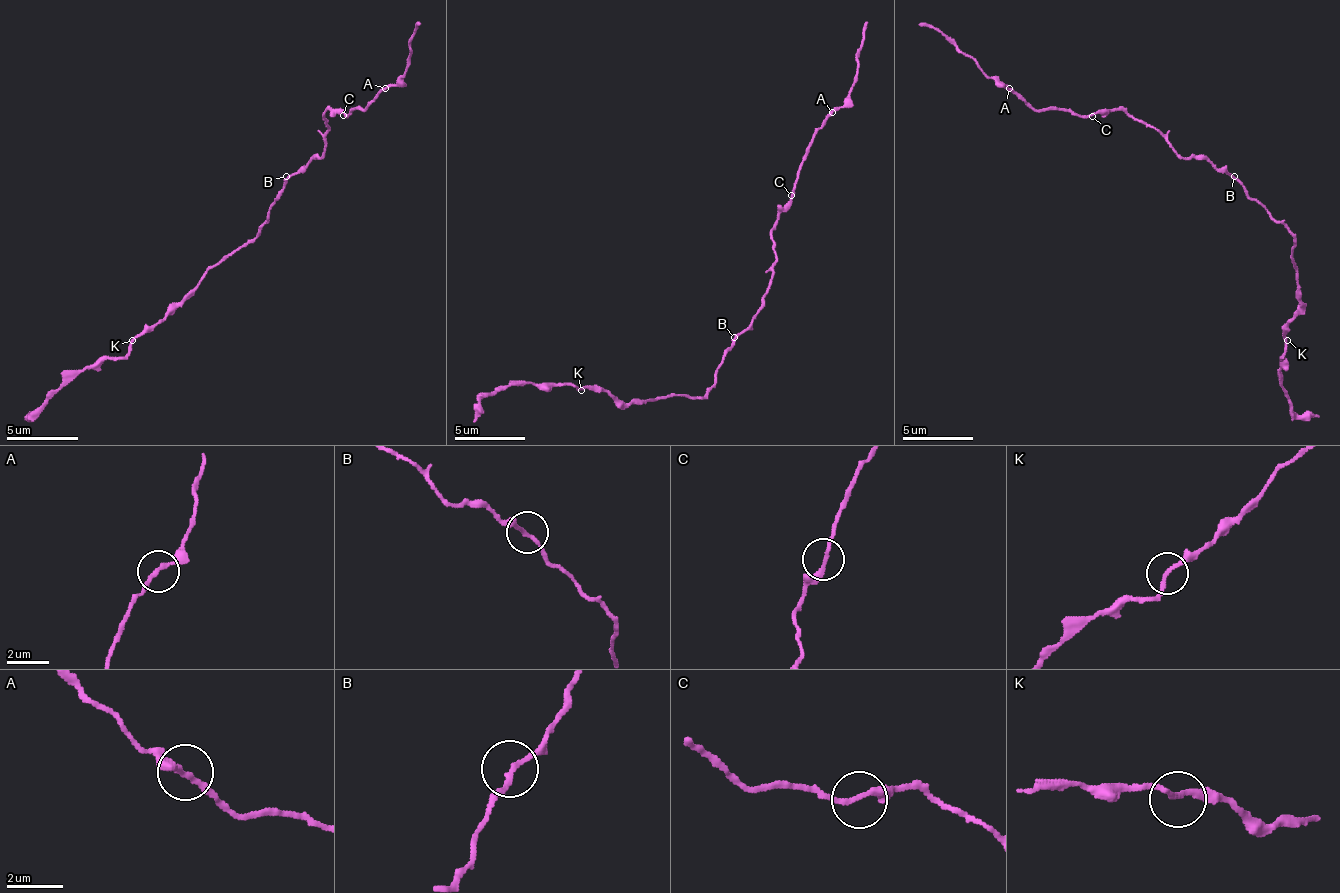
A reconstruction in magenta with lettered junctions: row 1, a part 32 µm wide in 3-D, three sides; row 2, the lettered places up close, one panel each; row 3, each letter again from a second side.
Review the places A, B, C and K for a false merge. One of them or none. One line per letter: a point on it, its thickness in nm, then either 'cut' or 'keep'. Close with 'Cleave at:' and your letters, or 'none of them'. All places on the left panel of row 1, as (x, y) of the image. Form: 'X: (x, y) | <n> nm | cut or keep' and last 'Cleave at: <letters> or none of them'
A: (385, 88) | 190 nm | keep
B: (286, 176) | 170 nm | keep
C: (343, 115) | 200 nm | keep
K: (132, 340) | 190 nm | keep
Cleave at: none of them

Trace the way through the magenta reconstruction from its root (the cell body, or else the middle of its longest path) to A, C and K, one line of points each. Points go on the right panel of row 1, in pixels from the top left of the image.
A: (1234, 180), (1202, 158), (1184, 158), (1152, 126), (1120, 109), (1099, 109), (1088, 116), (1031, 109), (1010, 87)
C: (1234, 180), (1202, 158), (1184, 158), (1152, 126), (1131, 119), (1120, 109), (1099, 109), (1092, 116)
K: (1234, 180), (1295, 237), (1291, 262), (1295, 265), (1302, 308), (1287, 322), (1287, 340)

